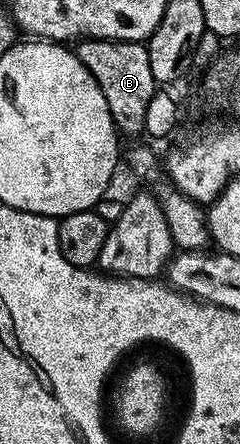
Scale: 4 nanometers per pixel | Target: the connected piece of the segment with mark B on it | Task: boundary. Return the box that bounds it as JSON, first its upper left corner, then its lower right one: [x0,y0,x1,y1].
[77,39,158,135]

